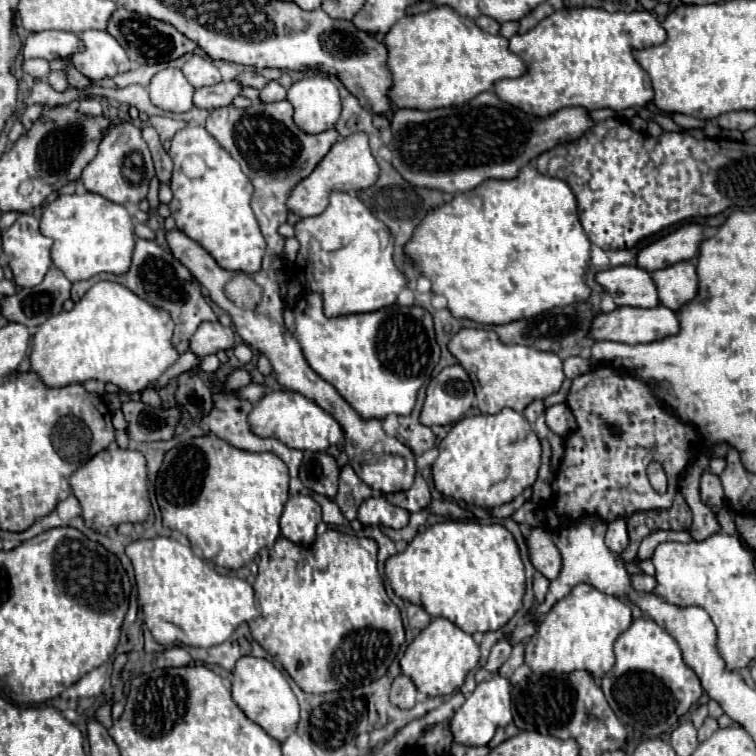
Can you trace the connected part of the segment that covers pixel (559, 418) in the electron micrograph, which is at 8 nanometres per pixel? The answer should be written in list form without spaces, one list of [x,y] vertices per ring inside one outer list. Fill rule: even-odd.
[[[555,404],[547,408],[545,418],[547,418],[549,430],[559,434],[561,438],[567,438],[571,432],[575,432],[575,416],[567,404]]]

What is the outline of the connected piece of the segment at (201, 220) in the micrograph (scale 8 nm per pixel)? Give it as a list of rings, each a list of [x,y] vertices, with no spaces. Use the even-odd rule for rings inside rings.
[[[185,126],[179,130],[171,140],[169,156],[173,158],[173,178],[171,178],[171,190],[173,200],[169,204],[171,216],[177,224],[177,228],[199,242],[225,270],[241,270],[247,274],[253,274],[261,268],[261,260],[265,254],[265,238],[261,234],[261,228],[255,220],[255,214],[251,210],[251,196],[253,196],[253,184],[251,180],[241,172],[239,164],[229,156],[229,152],[203,128],[203,126]]]

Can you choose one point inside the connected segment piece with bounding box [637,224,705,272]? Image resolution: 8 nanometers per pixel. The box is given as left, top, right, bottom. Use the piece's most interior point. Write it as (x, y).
(683, 244)

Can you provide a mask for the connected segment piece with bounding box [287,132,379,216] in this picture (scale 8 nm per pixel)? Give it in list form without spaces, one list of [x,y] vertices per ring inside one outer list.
[[[355,132],[355,134],[339,140],[329,150],[329,154],[317,164],[317,168],[311,172],[311,176],[307,176],[291,192],[291,198],[289,198],[287,206],[289,206],[291,212],[295,212],[299,216],[317,216],[327,208],[331,192],[337,192],[337,190],[341,190],[341,192],[365,190],[365,188],[371,188],[377,178],[379,178],[379,164],[375,162],[375,158],[371,154],[369,136],[365,132]]]

